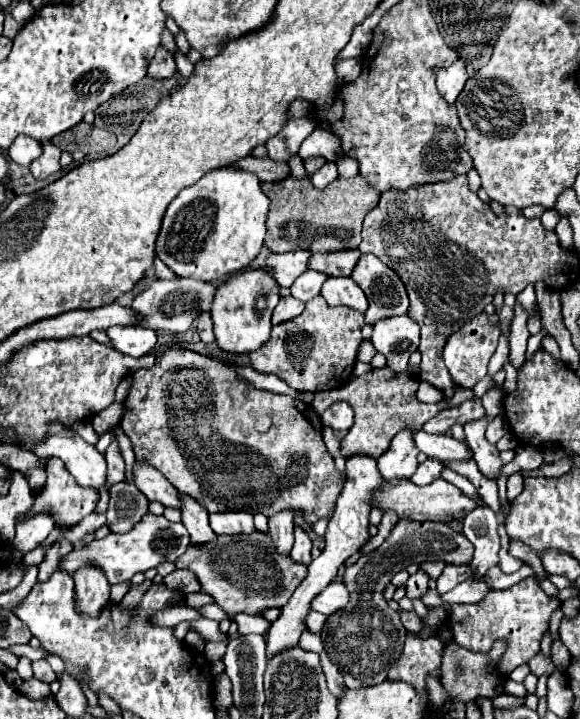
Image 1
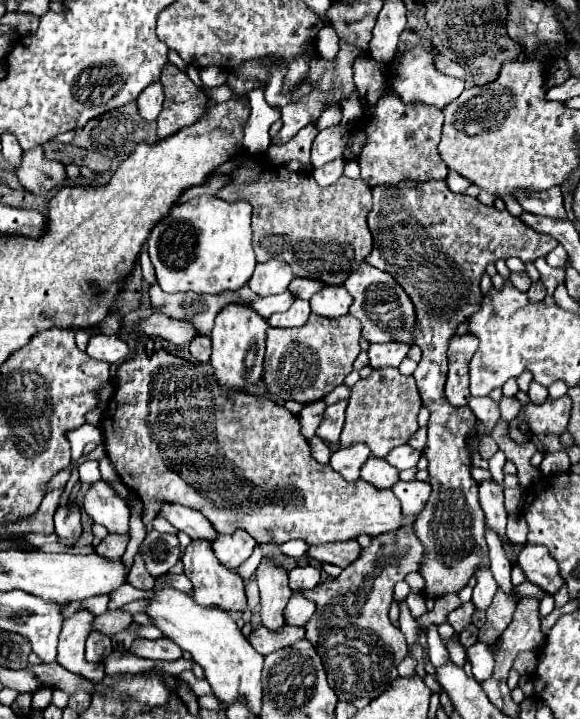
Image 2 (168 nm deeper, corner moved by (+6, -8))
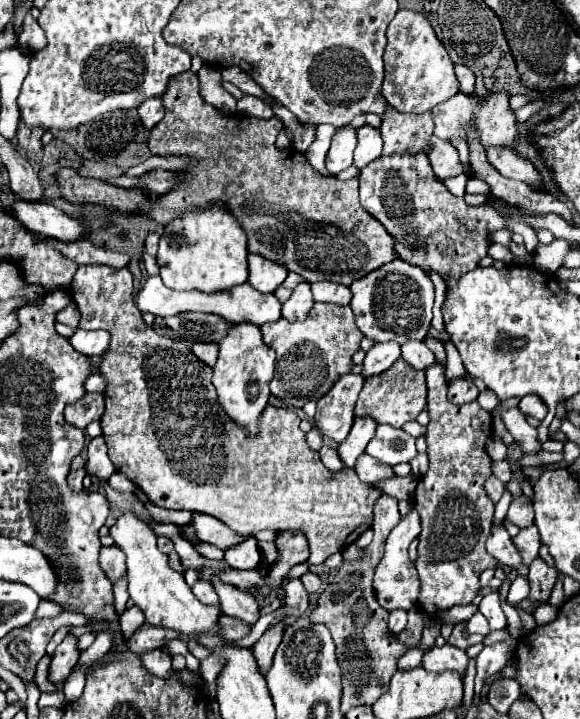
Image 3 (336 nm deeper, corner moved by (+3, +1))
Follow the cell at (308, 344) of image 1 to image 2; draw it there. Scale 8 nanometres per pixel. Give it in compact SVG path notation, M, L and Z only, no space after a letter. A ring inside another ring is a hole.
M311 313L307 323L297 329L267 329L267 353L263 381L271 395L281 401L315 403L331 393L353 371L353 361L359 355L361 325L355 317L345 315L327 319Z

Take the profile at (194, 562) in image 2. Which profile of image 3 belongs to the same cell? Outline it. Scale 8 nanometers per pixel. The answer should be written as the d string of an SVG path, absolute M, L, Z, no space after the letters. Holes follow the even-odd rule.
M214 576L214 580L210 580L210 582L220 598L220 606L222 606L224 614L236 616L250 624L254 624L260 618L258 616L260 608L250 592L242 592L240 588L234 588L232 584L224 584L222 580L218 580L218 576Z

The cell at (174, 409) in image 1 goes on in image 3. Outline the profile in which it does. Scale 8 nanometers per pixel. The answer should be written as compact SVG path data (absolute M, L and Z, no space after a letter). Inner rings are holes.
M104 264L80 266L74 274L70 290L72 300L82 314L80 328L102 328L112 334L110 348L106 350L102 362L102 376L106 378L108 386L104 392L106 408L100 420L110 460L118 472L126 474L130 482L144 490L152 504L210 514L244 538L260 530L304 532L310 542L309 563L293 566L283 579L278 593L284 593L284 587L291 577L300 577L308 572L310 564L322 564L330 554L344 550L372 526L372 510L378 496L382 496L382 490L362 484L354 468L330 472L320 462L318 452L308 448L306 434L298 428L300 416L292 410L274 408L268 404L262 412L262 420L258 420L258 434L238 428L238 424L234 424L218 404L218 396L212 386L212 368L198 360L188 344L160 336L146 326L142 312L138 312L132 298L132 274L128 268L112 268Z

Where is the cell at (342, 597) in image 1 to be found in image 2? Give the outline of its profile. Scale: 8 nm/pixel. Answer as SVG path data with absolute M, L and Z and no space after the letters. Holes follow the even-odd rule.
M293 593L291 599L287 601L287 607L285 607L285 621L289 625L297 625L297 627L303 627L315 613L315 603L305 599L303 595L299 593Z

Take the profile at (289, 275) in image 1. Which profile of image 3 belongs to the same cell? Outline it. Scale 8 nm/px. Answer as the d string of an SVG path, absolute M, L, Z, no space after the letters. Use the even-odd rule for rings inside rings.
M248 254L248 282L260 292L274 292L288 276L288 270L278 262L270 262L264 256Z

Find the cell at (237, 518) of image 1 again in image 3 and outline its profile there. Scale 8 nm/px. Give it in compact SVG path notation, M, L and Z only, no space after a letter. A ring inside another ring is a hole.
M246 538L242 544L236 544L234 548L228 548L224 552L224 560L238 570L250 570L256 568L260 562L260 552L258 552L258 542L256 538Z

